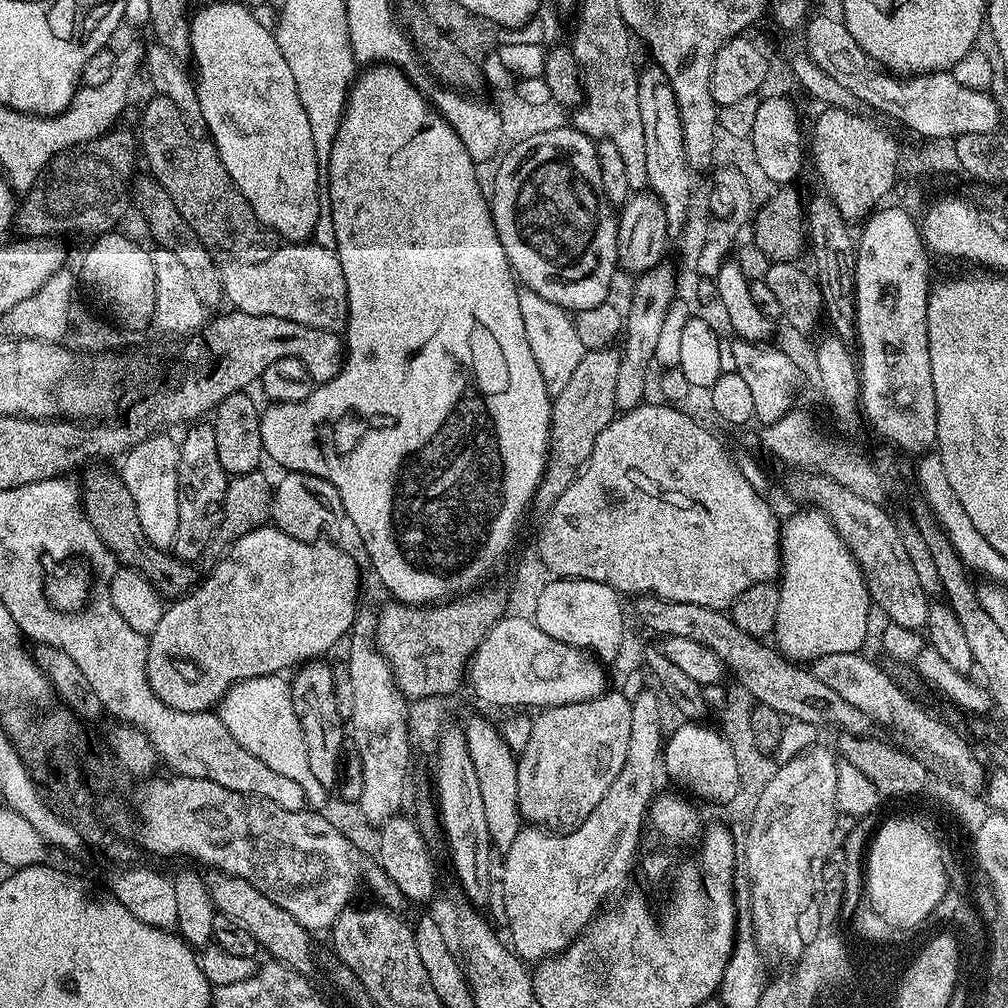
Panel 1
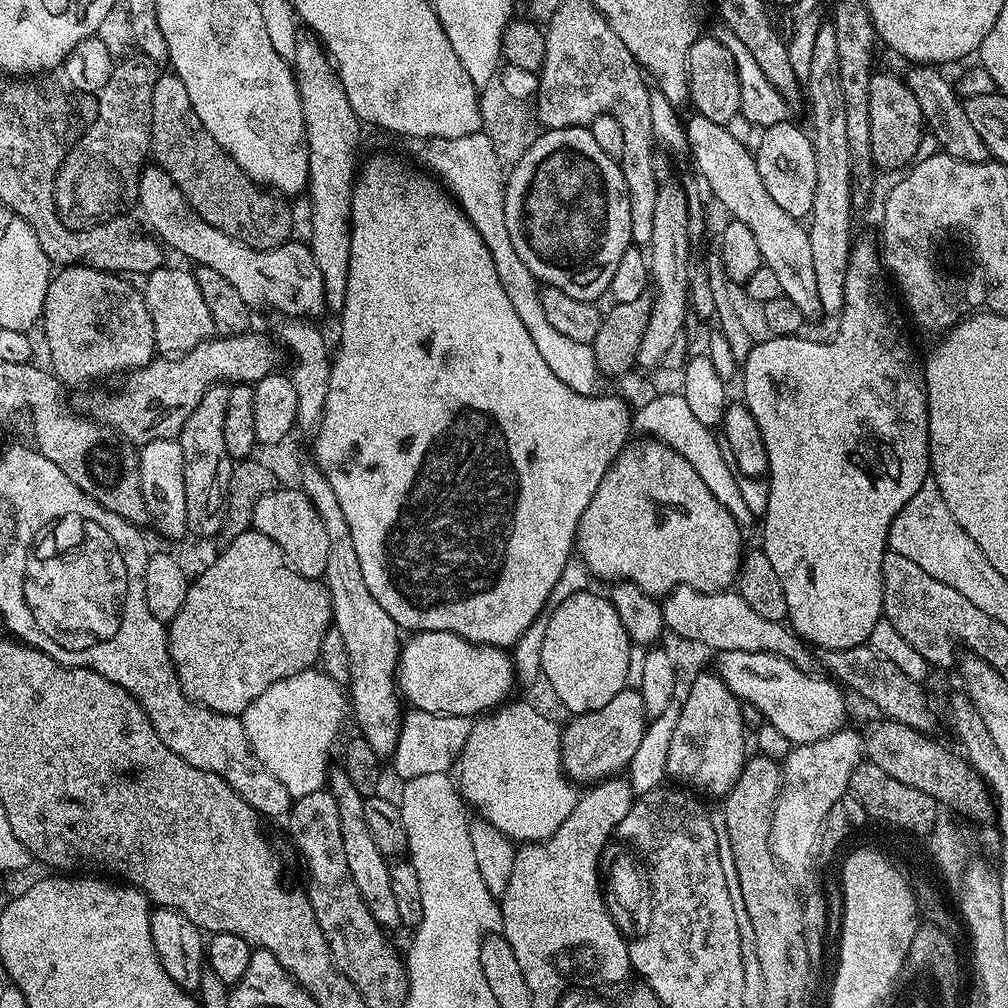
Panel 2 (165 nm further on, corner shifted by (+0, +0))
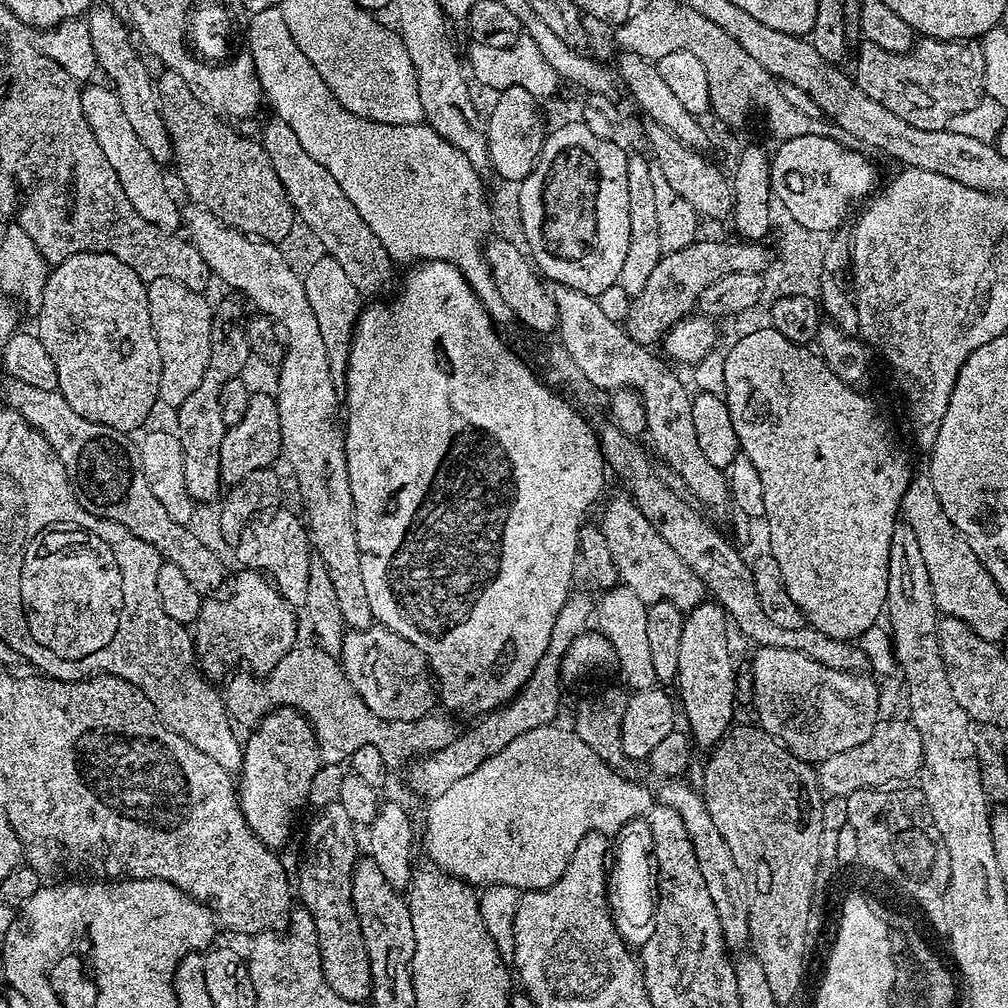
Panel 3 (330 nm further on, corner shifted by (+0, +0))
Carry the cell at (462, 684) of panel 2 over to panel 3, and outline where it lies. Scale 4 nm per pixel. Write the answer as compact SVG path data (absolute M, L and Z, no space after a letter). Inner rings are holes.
M383 626L370 628L357 628L349 631L344 637L344 649L341 650L339 659L348 676L348 681L354 686L354 690L366 702L374 714L383 720L421 720L423 716L433 711L432 703L437 703L438 696L434 691L434 677L430 671L428 659L406 638L402 638L394 630Z

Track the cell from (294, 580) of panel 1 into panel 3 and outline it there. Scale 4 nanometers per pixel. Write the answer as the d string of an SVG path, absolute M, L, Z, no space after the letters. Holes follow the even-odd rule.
M240 570L232 584L232 593L225 600L205 599L200 607L200 616L194 625L194 643L200 671L208 678L224 676L235 664L249 660L254 671L261 674L271 672L278 662L282 662L282 658L291 648L297 647L296 616L292 612L295 612L293 605L288 603L285 596L263 572Z

